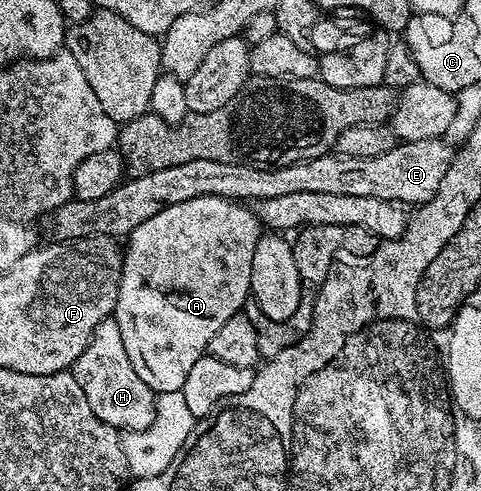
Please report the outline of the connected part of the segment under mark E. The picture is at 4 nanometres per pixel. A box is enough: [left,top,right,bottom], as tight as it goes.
[51,138,455,240]

